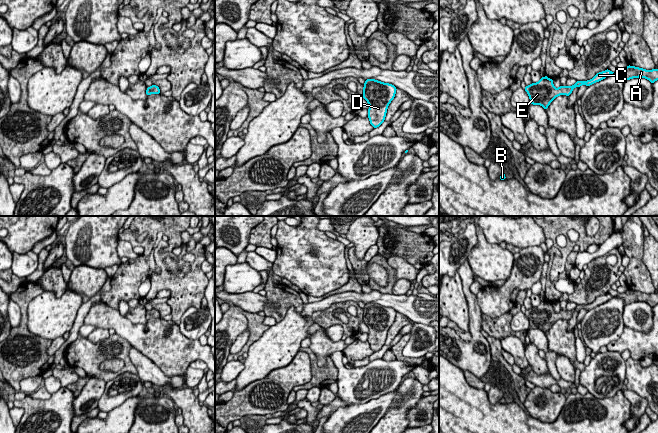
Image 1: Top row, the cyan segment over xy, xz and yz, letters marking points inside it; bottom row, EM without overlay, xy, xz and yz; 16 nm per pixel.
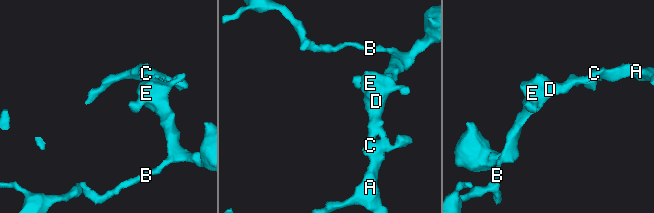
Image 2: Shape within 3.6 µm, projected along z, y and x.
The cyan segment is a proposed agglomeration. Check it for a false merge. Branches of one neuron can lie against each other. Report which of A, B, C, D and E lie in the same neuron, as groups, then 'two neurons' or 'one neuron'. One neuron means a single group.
A B C D E; one neuron

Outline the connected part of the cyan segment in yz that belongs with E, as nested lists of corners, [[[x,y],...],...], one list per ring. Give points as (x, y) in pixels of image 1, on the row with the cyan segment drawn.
[[[609,69],[597,73],[592,79],[588,81],[577,81],[572,86],[560,86],[555,88],[553,80],[549,79],[548,76],[542,77],[537,83],[532,83],[525,87],[525,91],[529,95],[530,103],[533,105],[540,105],[544,109],[547,109],[550,103],[559,95],[569,96],[575,87],[581,85],[590,86],[596,82],[599,82],[606,77],[610,76],[614,72]]]

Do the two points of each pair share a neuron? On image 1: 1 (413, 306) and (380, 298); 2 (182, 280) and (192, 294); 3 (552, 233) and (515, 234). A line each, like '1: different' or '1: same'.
1: same
2: same
3: different

